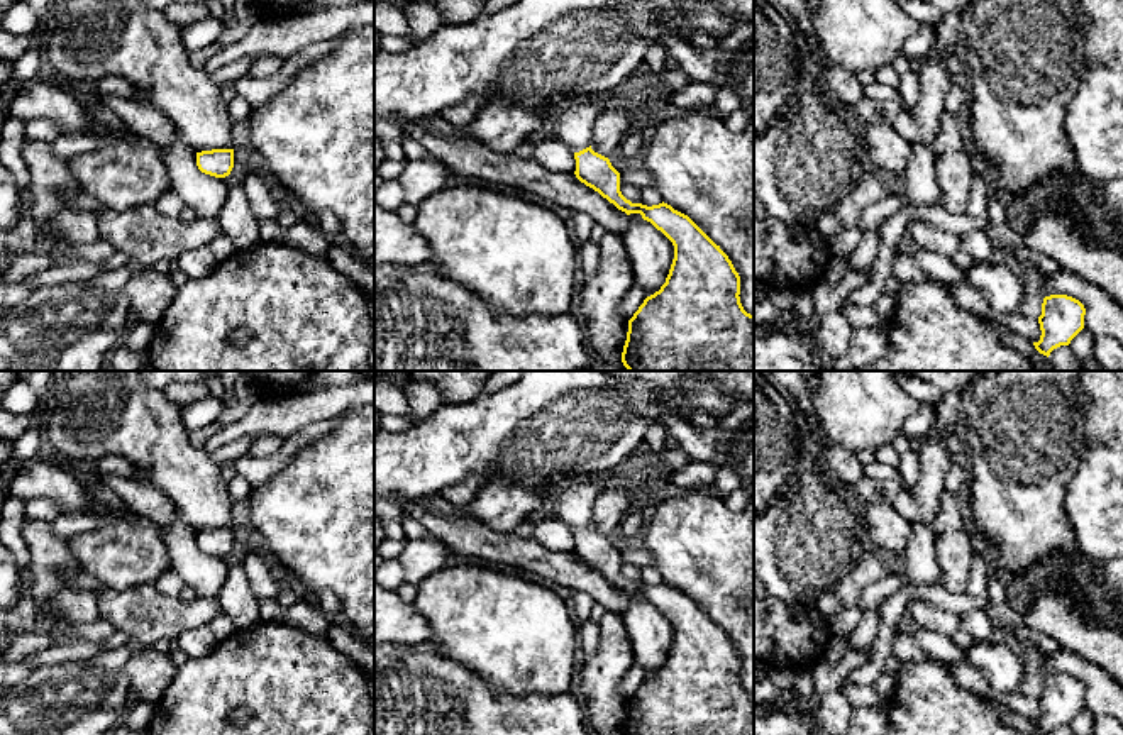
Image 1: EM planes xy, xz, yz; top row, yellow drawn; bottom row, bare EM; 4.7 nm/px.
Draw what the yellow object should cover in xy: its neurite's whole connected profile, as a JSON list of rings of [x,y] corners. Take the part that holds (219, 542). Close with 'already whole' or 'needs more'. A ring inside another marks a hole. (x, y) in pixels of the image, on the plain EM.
[[[212,528],[196,532],[196,545],[205,554],[225,557],[234,547],[234,528]]]; already whole

